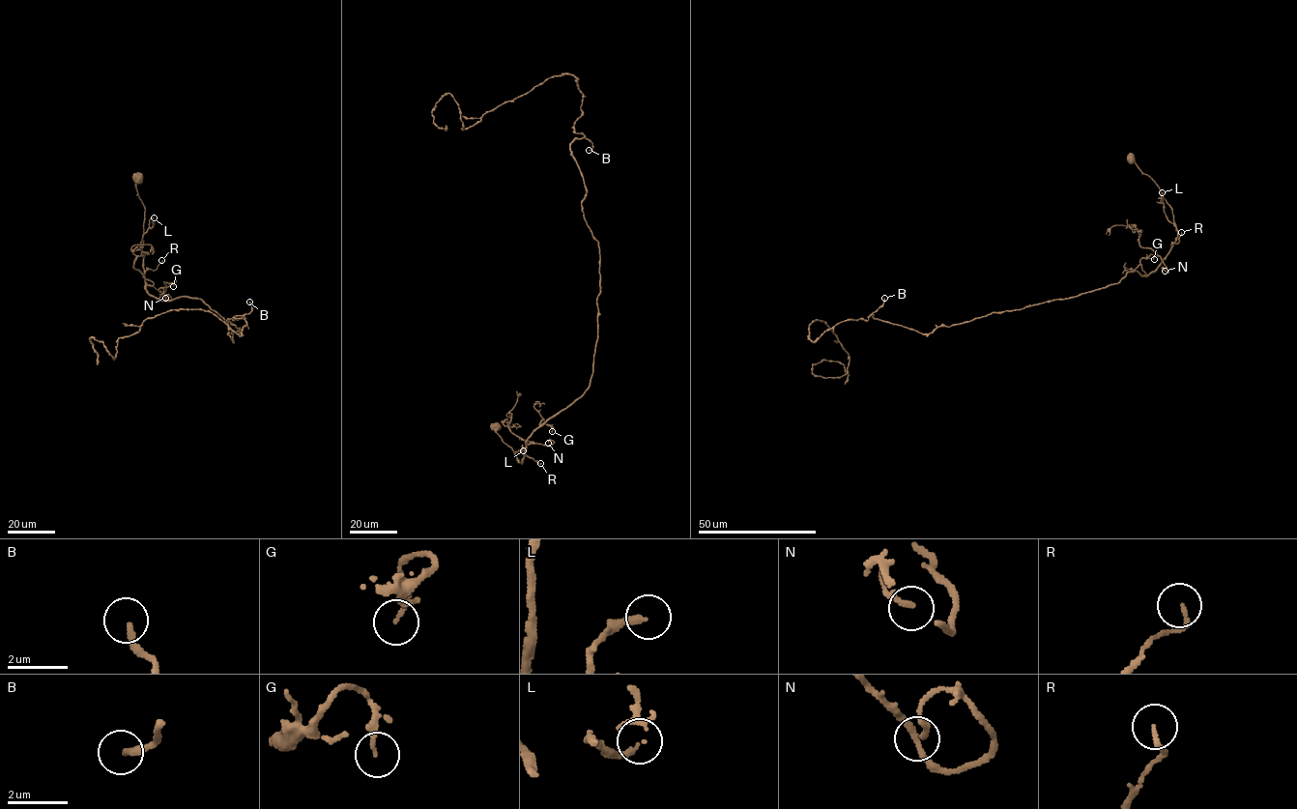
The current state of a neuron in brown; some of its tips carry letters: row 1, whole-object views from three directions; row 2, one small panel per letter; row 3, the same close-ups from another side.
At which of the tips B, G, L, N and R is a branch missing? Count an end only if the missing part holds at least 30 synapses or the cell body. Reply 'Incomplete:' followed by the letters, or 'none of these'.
Incomplete: B

